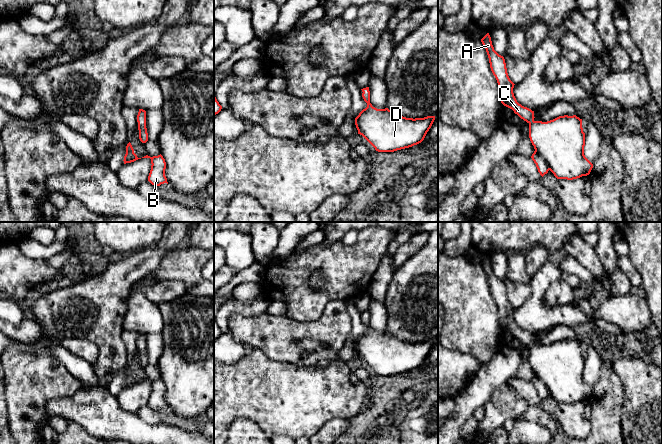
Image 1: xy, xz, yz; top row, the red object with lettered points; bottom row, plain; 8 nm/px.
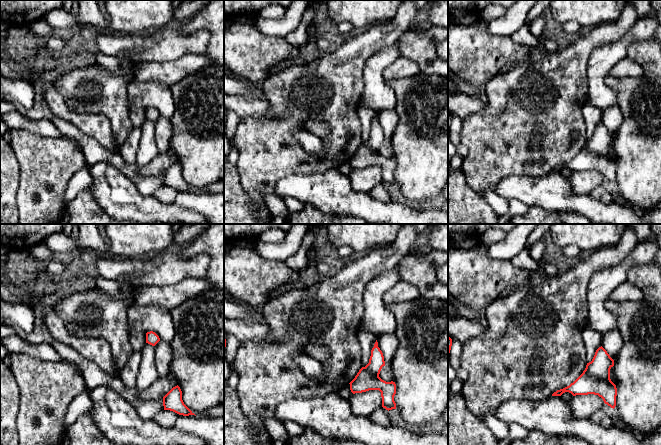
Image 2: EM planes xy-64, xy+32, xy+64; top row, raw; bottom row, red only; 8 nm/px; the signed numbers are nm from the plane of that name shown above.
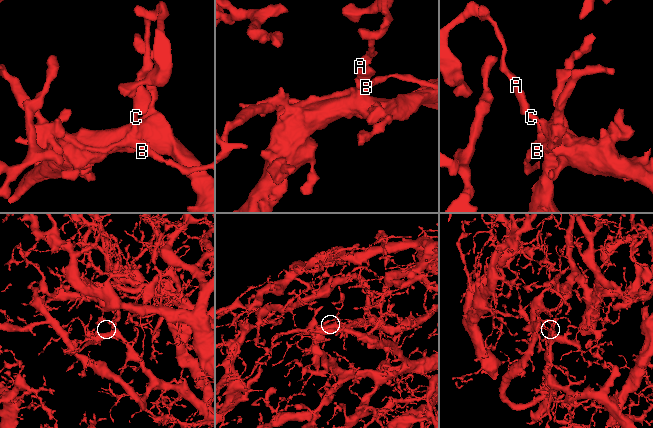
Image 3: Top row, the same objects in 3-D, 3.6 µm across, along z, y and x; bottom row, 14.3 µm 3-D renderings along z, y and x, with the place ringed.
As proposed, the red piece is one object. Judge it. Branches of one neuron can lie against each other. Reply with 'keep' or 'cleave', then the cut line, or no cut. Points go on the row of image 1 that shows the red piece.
keep; no cut

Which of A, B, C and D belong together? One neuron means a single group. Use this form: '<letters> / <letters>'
A B C D

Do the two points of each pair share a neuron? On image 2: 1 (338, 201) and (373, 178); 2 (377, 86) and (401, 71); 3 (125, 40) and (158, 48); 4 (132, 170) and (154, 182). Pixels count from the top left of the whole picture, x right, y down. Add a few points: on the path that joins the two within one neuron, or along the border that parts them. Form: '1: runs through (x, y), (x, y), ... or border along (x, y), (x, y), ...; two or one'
1: border along (347, 176), (353, 189), (367, 193); two
2: border along (396, 59), (383, 70), (382, 76), (384, 79); two
3: runs through (133, 44), (138, 47), (150, 47); one
4: runs through (136, 176), (142, 182), (148, 182); one

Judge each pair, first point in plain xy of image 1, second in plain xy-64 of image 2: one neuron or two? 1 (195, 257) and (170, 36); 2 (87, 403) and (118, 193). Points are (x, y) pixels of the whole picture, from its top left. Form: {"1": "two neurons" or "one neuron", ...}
{"1": "one neuron", "2": "one neuron"}

